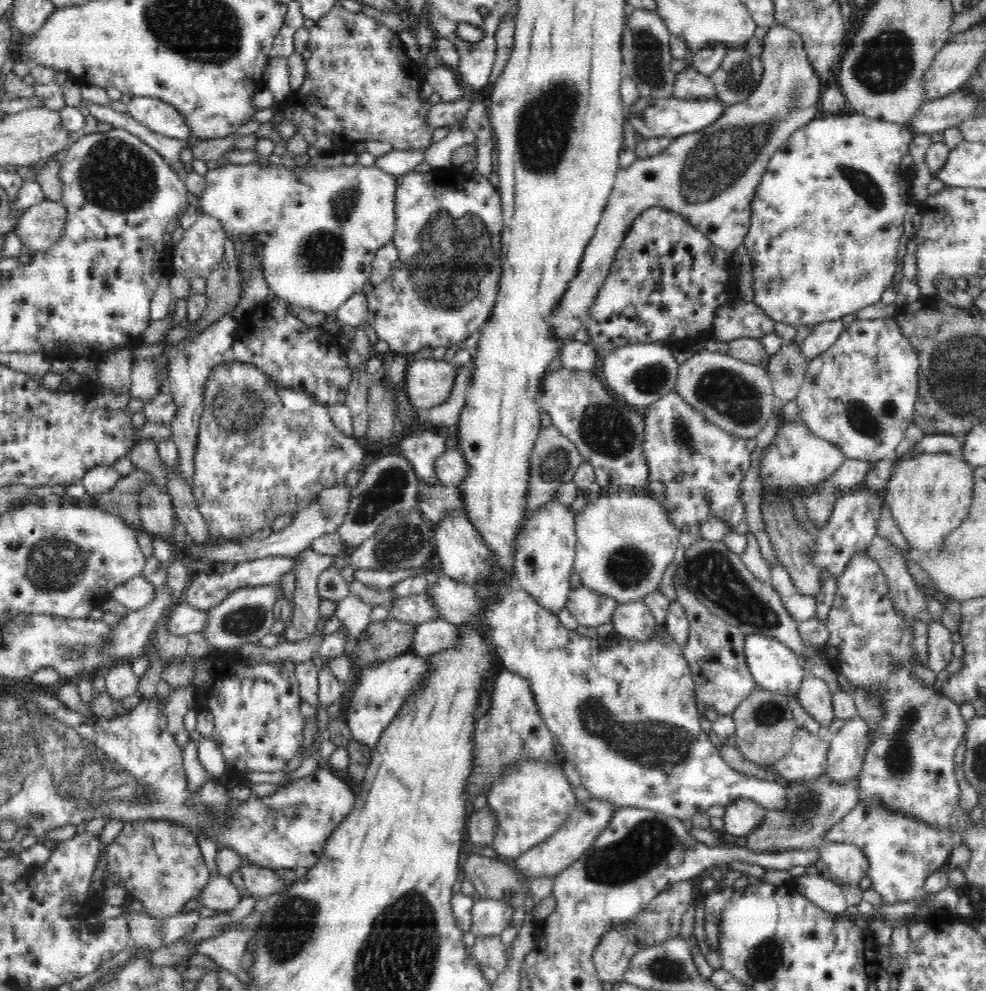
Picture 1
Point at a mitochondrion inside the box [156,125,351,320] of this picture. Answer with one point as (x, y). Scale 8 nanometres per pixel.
(321, 250)

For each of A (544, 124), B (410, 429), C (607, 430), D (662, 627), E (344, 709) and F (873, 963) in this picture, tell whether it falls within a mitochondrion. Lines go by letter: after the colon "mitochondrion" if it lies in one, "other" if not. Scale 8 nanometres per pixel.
A: mitochondrion
B: other
C: mitochondrion
D: other
E: other
F: other

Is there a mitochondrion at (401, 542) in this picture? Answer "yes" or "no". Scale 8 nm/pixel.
yes

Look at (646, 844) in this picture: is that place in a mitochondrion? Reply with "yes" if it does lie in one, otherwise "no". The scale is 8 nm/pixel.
yes

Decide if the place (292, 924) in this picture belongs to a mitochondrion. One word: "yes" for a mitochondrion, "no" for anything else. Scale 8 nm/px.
yes

